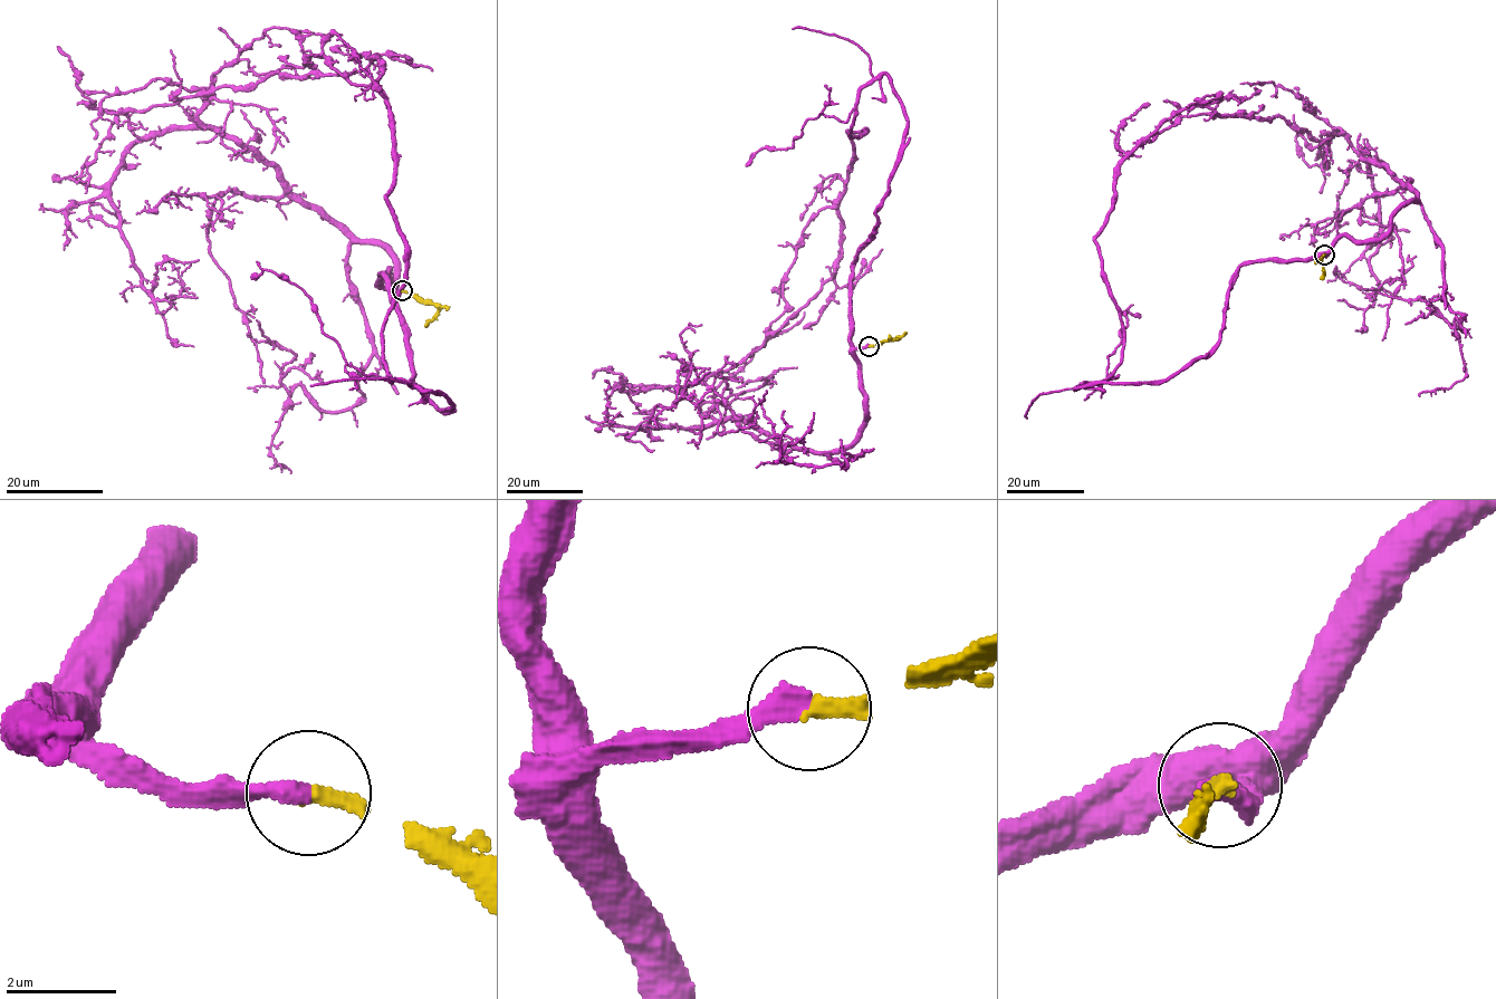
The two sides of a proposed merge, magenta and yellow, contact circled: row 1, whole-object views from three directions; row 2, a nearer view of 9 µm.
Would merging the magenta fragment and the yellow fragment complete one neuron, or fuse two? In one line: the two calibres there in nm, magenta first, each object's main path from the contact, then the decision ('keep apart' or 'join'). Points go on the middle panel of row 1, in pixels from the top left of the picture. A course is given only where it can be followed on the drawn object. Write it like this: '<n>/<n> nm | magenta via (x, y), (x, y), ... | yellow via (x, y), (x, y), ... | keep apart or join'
380/320 nm | magenta via (869, 346), (850, 340), (853, 263), (907, 125), (885, 74), (860, 92), (822, 288), (698, 383), (592, 377) | yellow via (869, 346), (898, 339), (888, 335) | join

